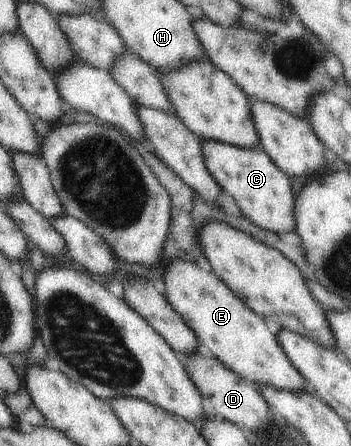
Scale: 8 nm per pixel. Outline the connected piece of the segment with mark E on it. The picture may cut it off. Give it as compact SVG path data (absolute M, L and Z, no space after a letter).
M178 259L164 273L164 285L166 299L198 337L204 352L219 360L228 370L253 385L276 390L307 390L315 394L287 357L272 326L250 310L213 272L203 270L197 263Z

